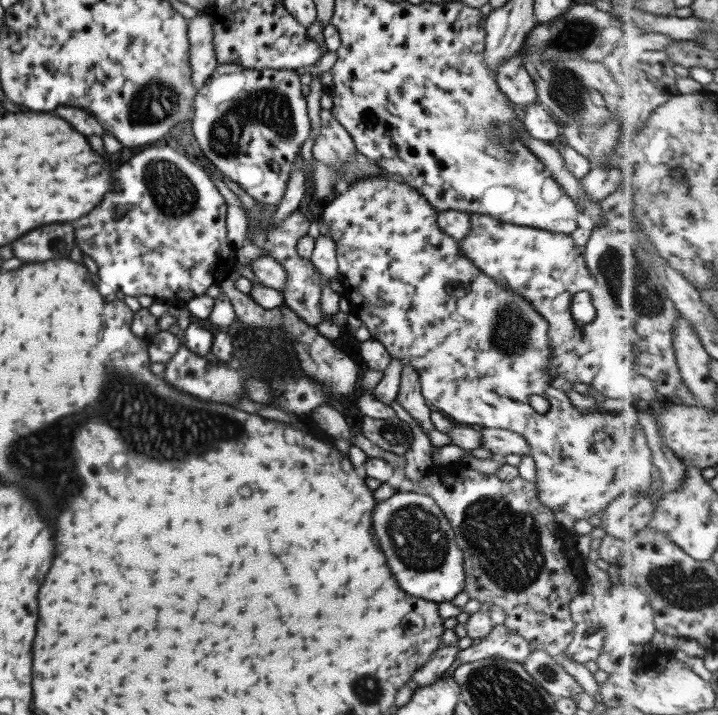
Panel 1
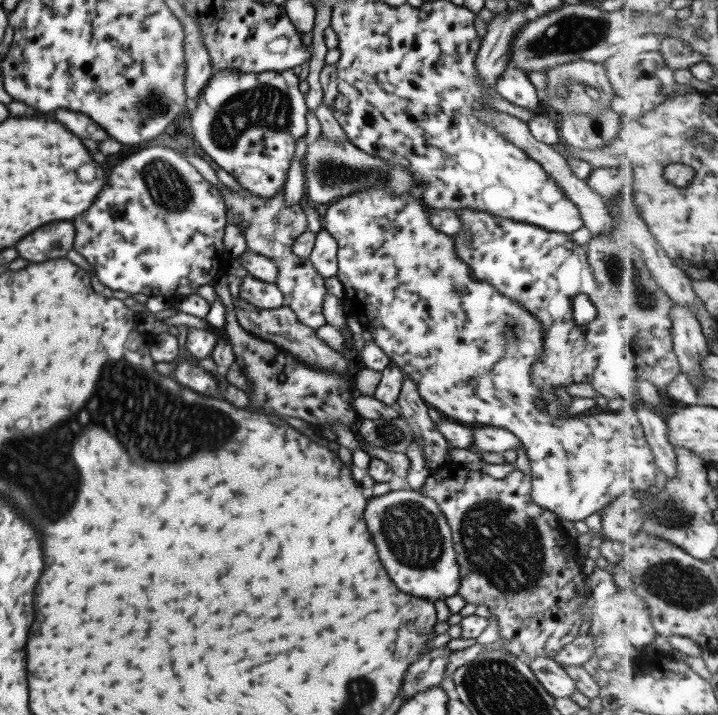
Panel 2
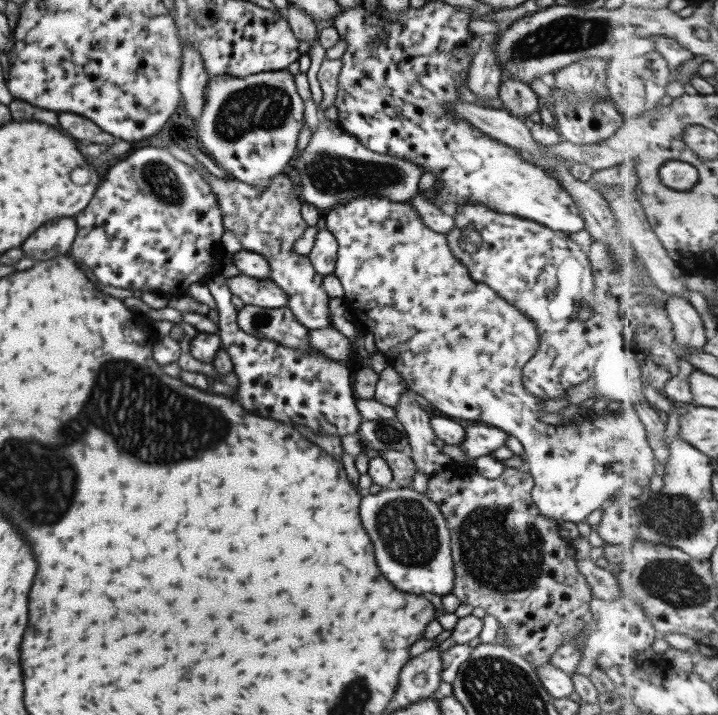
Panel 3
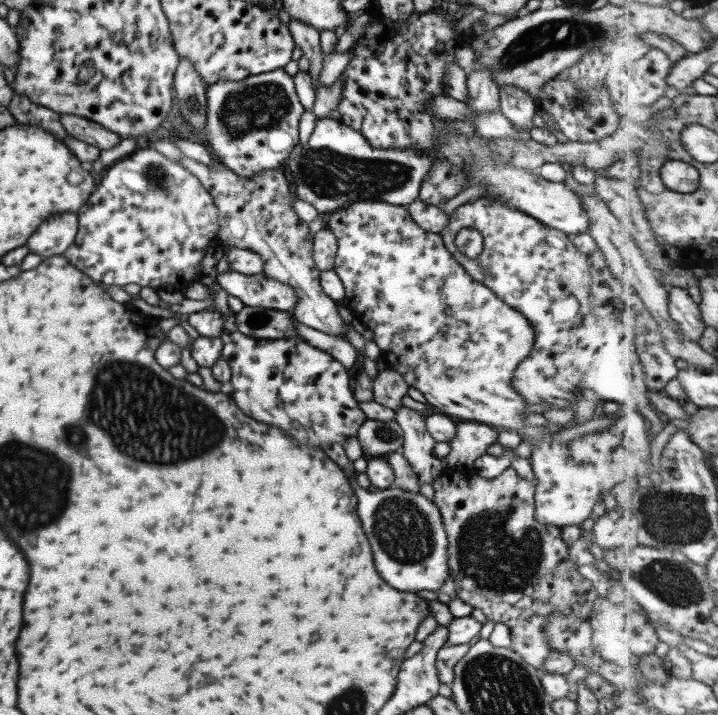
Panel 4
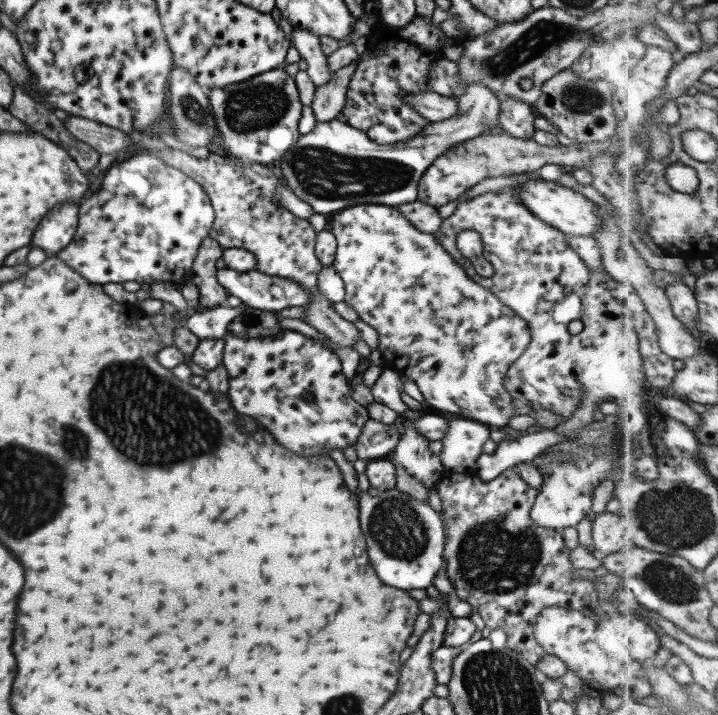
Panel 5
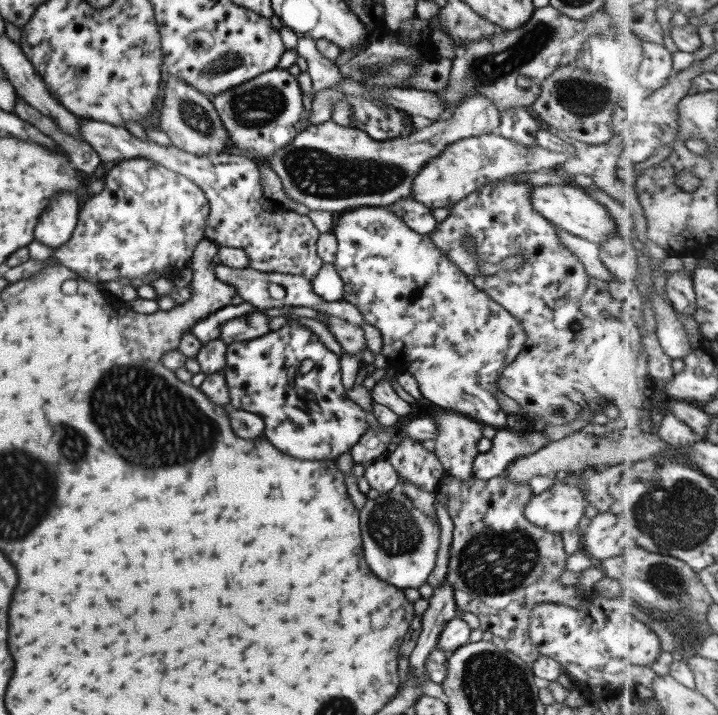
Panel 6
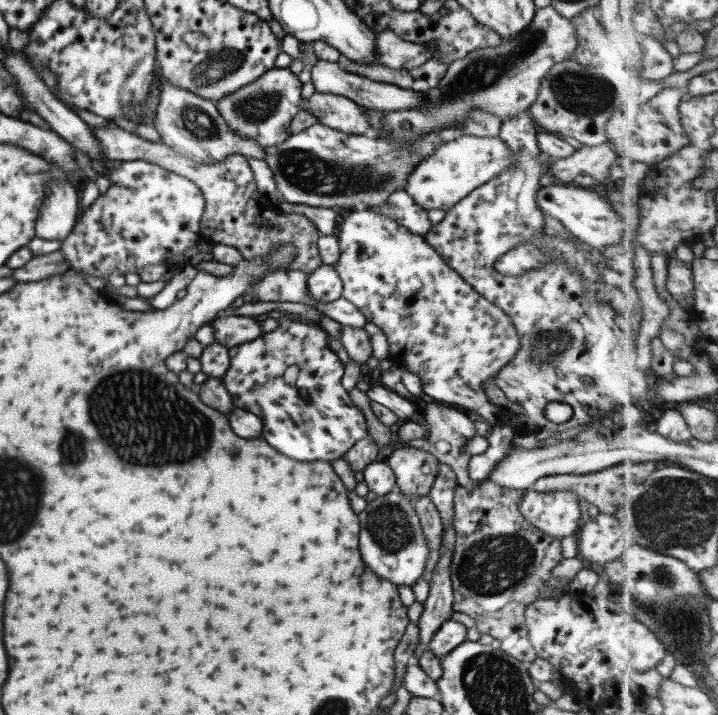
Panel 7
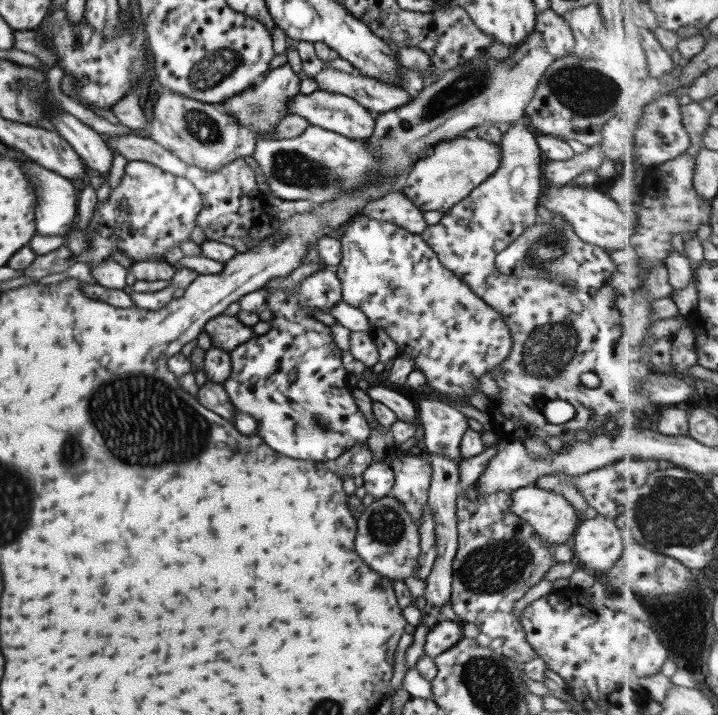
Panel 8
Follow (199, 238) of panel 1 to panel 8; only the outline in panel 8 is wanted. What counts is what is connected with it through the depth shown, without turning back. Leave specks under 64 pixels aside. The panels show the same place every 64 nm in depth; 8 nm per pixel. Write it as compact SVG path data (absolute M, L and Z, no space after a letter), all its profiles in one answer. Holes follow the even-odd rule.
M128 161L118 187L104 201L98 201L88 230L71 230L65 244L72 259L94 269L110 260L122 260L129 269L136 262L164 259L169 248L191 240L202 197L187 178L162 170L146 161Z

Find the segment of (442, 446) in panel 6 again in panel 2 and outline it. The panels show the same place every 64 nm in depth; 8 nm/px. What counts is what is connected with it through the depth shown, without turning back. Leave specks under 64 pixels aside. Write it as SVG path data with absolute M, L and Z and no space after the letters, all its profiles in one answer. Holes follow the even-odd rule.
M472 426L474 433L474 444L471 449L480 456L493 457L500 459L506 450L522 448L523 444L512 432L498 427L491 426Z

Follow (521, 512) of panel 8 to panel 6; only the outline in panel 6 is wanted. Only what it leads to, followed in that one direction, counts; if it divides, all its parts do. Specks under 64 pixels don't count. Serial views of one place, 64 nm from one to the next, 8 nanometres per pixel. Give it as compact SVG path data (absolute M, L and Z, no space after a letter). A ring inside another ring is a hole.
M600 465L598 468L582 469L582 471L560 471L554 476L556 481L552 487L540 494L534 494L530 498L530 502L524 510L524 517L534 525L553 533L562 534L577 529L580 520L585 516L584 510L589 505L586 489L582 487L582 484L588 478L592 478L596 472L603 471L605 468L604 465Z

